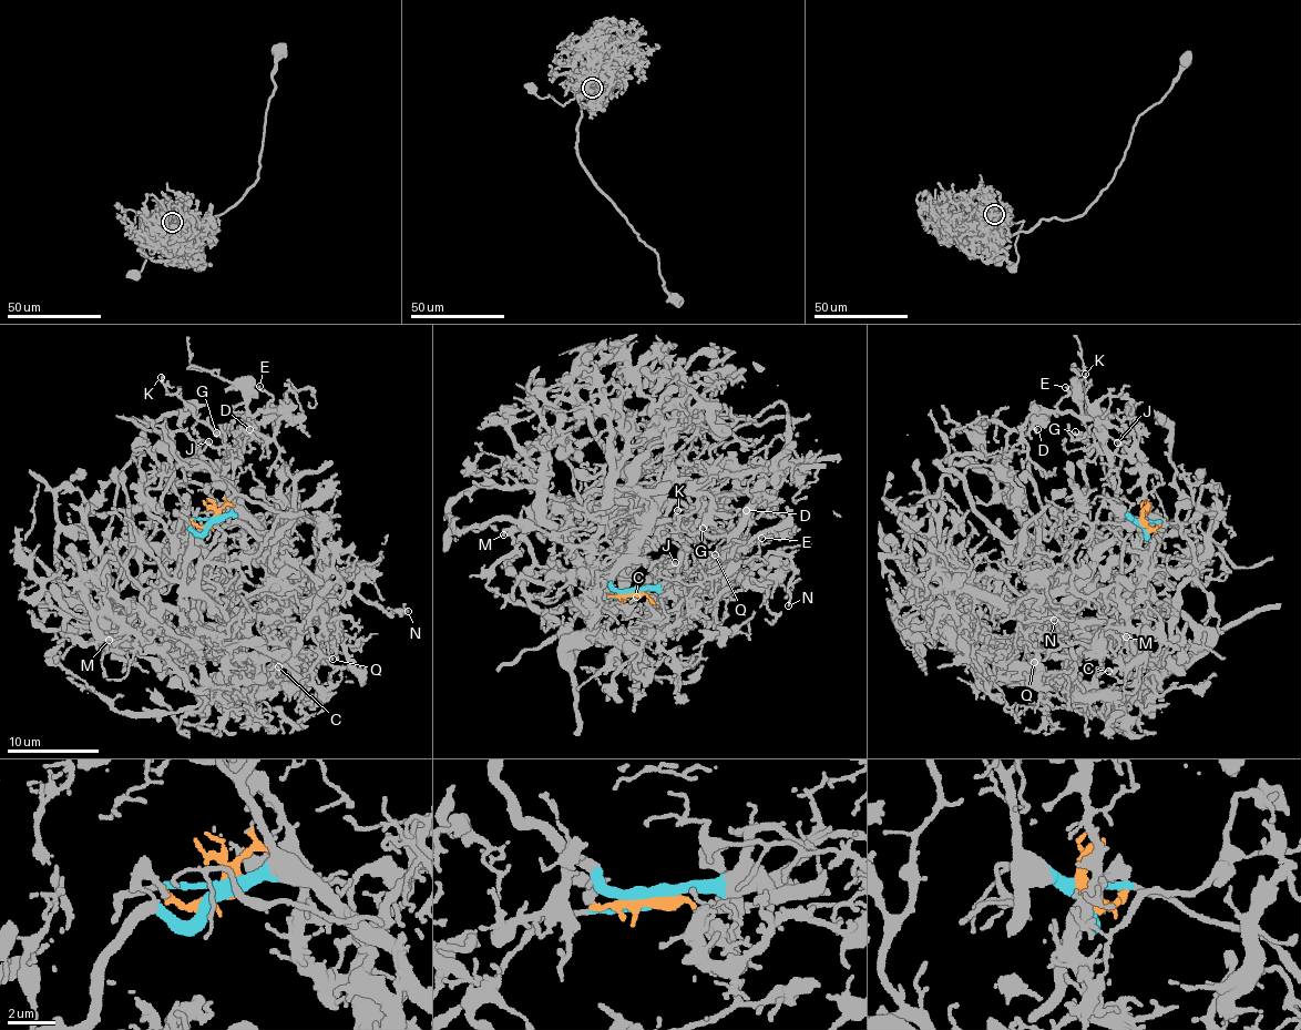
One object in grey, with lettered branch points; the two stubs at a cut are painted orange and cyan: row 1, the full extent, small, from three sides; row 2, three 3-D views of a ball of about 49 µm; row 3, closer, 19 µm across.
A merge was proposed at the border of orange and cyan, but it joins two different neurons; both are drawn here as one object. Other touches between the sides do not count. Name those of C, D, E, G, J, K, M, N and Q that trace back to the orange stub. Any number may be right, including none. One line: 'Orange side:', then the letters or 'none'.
Orange side: C, M

